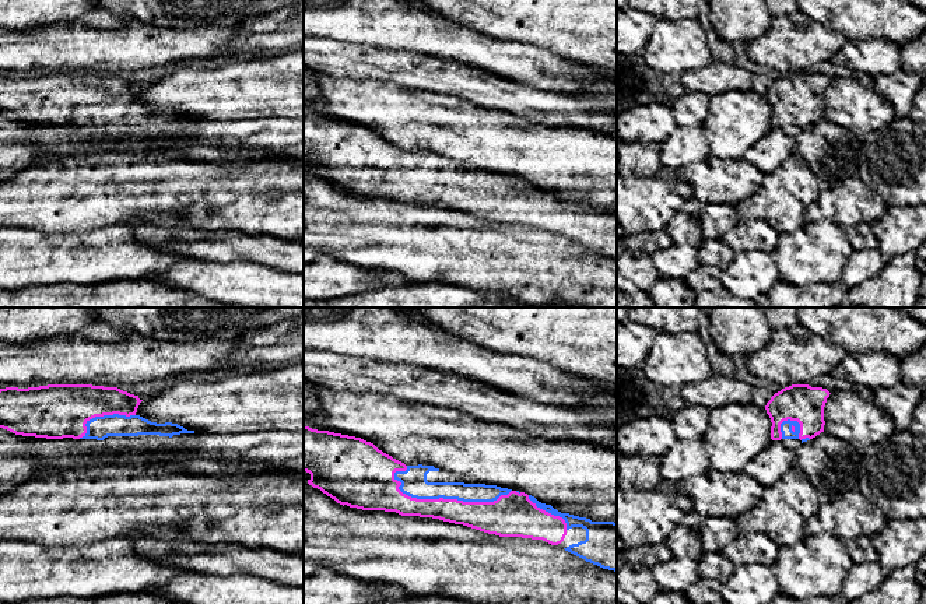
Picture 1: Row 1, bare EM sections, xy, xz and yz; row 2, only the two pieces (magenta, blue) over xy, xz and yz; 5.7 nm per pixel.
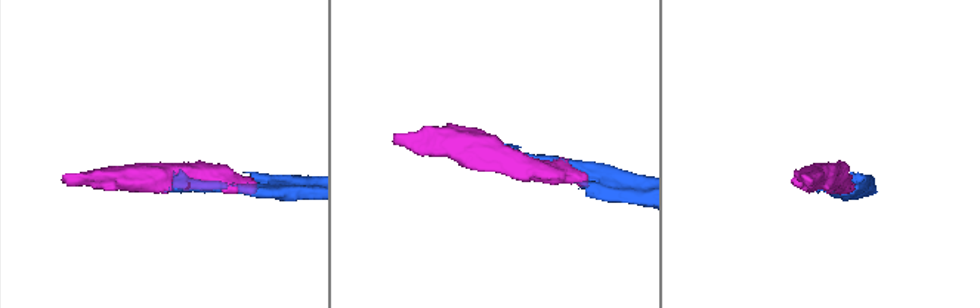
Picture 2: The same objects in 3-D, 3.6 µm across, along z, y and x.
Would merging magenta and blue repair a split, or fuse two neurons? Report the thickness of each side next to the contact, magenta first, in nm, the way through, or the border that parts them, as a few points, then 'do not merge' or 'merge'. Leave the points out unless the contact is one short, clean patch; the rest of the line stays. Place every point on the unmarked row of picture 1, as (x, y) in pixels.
180/150 nm | merge

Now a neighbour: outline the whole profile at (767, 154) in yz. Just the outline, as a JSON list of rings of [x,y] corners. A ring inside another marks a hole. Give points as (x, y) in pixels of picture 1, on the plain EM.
[[[771,127],[761,140],[747,148],[744,159],[767,175],[796,151],[795,138],[786,136],[781,127]]]

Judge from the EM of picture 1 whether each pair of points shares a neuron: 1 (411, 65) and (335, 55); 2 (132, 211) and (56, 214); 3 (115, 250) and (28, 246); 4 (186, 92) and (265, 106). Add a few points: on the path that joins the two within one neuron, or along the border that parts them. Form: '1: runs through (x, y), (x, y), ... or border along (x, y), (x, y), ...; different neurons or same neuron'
1: runs through (392, 65), (354, 62); same neuron
2: runs through (114, 211), (74, 214); same neuron
3: runs through (94, 250), (49, 250); same neuron
4: runs through (206, 92), (245, 92); same neuron

